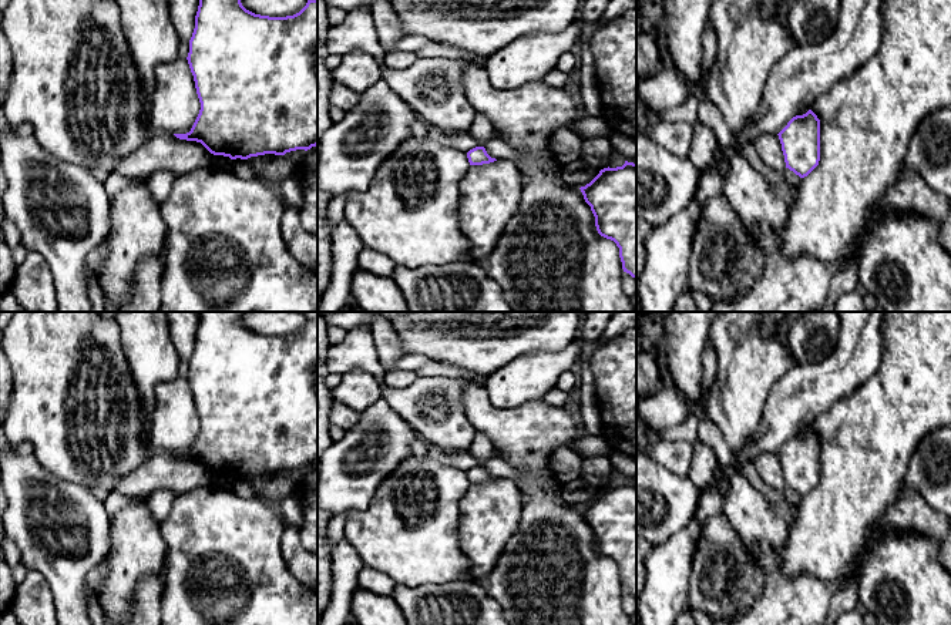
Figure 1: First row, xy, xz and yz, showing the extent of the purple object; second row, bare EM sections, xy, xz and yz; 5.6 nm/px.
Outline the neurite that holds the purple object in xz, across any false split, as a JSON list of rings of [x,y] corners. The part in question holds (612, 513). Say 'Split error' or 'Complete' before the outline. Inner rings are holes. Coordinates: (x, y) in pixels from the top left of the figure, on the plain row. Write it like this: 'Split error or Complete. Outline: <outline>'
Complete. Outline: [[[625,480],[622,485],[604,487],[579,508],[595,535],[598,552],[616,562],[624,591],[636,598],[636,483]]]

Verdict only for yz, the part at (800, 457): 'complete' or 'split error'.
complete

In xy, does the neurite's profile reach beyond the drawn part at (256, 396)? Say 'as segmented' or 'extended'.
as segmented

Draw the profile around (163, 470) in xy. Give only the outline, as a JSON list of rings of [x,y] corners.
[[[157,453],[132,473],[121,477],[114,491],[125,495],[149,495],[165,488],[181,494],[209,485],[212,477],[214,473],[201,461],[179,458],[174,453]]]

